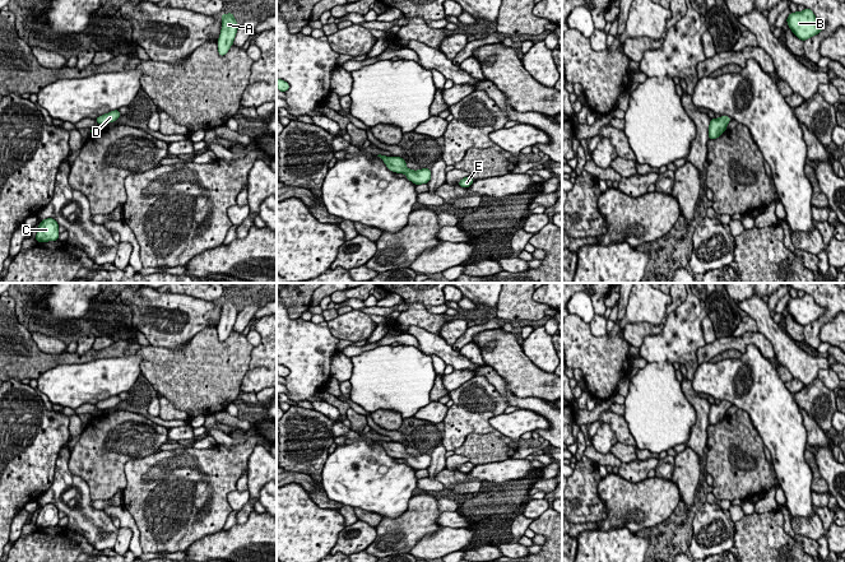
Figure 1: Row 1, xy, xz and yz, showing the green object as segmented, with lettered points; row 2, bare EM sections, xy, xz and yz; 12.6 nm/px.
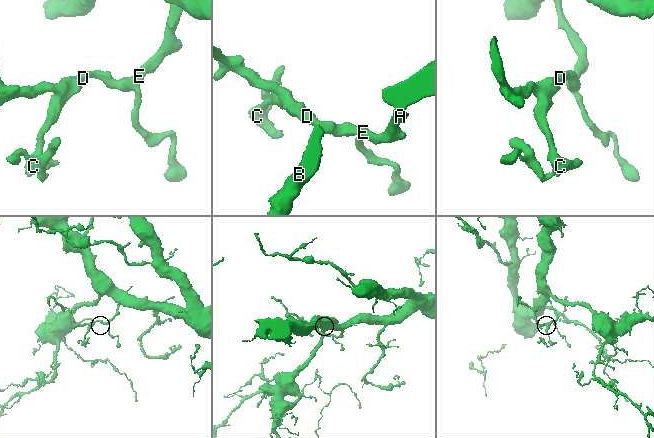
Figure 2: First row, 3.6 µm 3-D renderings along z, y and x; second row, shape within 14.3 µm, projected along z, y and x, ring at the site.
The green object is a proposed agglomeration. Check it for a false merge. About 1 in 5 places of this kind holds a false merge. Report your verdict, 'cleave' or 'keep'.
keep

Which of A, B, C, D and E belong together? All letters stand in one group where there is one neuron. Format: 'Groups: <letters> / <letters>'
Groups: A B C D E

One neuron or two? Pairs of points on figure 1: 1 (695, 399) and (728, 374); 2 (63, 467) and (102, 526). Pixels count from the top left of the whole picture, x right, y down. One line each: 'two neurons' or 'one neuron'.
1: two neurons
2: one neuron

